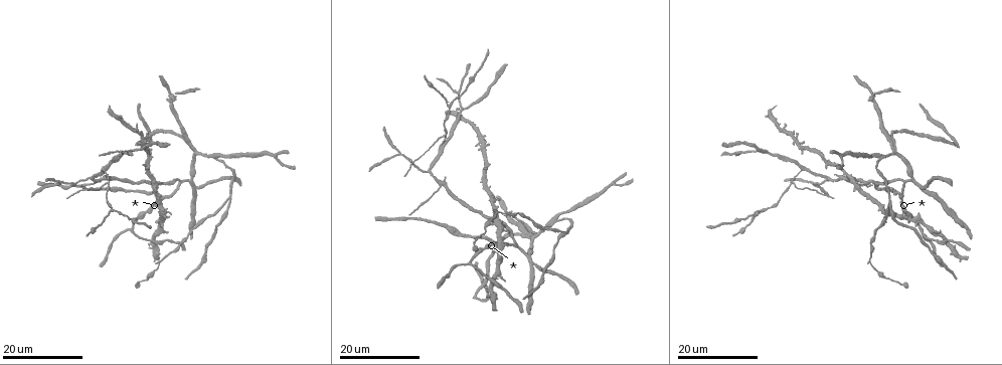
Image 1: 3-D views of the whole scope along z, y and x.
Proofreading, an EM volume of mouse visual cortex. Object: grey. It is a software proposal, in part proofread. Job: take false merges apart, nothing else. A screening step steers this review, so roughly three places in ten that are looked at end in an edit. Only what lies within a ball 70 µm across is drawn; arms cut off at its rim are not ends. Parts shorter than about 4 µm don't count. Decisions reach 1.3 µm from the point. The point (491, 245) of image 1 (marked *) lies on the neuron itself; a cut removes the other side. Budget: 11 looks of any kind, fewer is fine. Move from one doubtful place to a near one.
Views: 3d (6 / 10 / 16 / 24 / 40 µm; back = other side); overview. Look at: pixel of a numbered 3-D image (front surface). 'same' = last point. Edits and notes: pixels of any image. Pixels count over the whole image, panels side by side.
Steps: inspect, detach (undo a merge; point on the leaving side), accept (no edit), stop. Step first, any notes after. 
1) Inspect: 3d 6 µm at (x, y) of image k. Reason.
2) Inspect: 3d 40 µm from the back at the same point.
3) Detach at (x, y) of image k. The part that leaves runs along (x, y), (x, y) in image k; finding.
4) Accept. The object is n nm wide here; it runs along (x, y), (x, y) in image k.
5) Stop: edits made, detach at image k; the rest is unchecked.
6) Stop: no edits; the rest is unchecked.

Inspect: 3d 16 µm at (441, 188) of image 1.

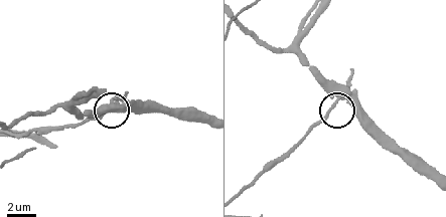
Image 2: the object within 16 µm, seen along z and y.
Inspect: 3d 10 µm at (336, 103) of image 2.

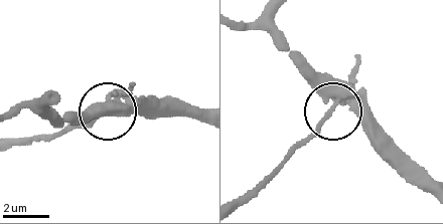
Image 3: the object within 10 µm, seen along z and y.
Detach at (314, 133) of image 3. The part that leaves runs along (333, 110), (266, 177), (238, 197) in image 3; a second neuron is stuck on.

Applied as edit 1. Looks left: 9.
Inspect: overview.

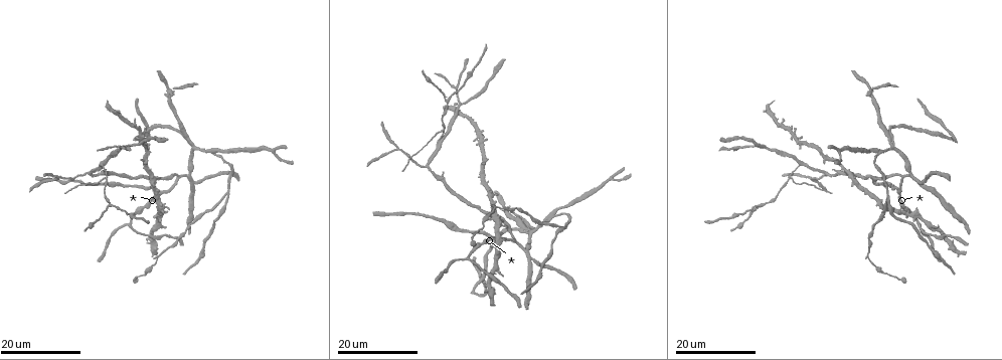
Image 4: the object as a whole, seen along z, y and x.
Inspect: 3d 24 µm at (103, 179) of image 4. A fork.

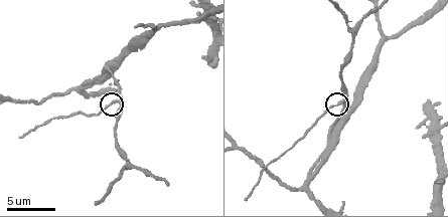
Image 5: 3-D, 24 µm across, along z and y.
Inspect: 3d 6 µm at (116, 100) of image 5.

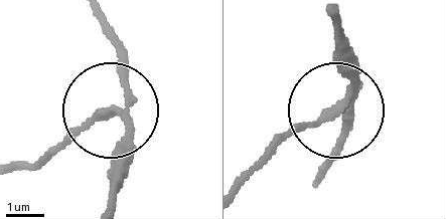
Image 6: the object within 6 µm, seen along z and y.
Detach at (79, 129) of image 6. 3 arms meet here; the part that leaves runs along (126, 122), (100, 115), (23, 169) in image 6; a second neuron is stuck on.

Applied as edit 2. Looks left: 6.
Inspect: overview. Redraw.

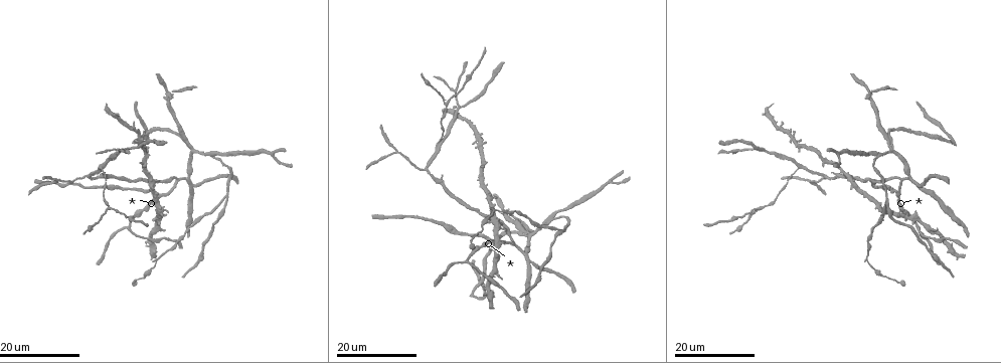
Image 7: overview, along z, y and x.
Inspect: 3d 16 µm at (103, 168) of image 7.

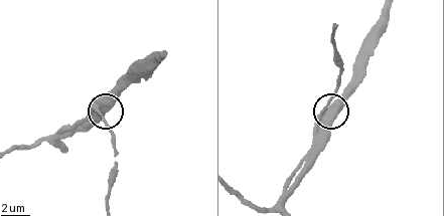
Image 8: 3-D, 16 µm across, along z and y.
Inspect: 3d 10 µm at (330, 112) of image 8.

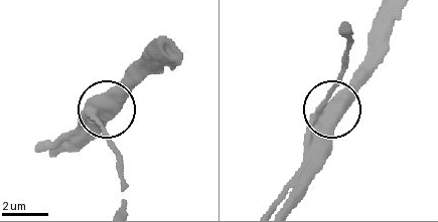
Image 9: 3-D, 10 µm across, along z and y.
Accept. 3 arms meet here; it runs along (44, 151), (106, 106), (139, 73) in image 9; continuous, no second neuron.

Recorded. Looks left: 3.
Inspect: 3d 10 µm at (161, 28) of image 5. Three arms meet.

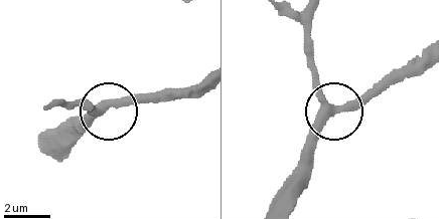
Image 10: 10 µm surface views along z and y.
Accept. 3 arms meet here; it runs along (271, 203), (330, 112), (307, 67) in image 10; one neuron here.

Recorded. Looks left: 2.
Inspect: 3d 10 µm at (355, 30) of image 5.

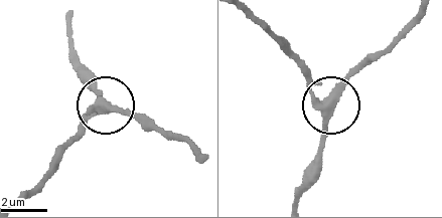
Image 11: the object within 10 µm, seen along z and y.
Inspect: 3d 10 µm from the back at (101, 106) of image 11. Other side.

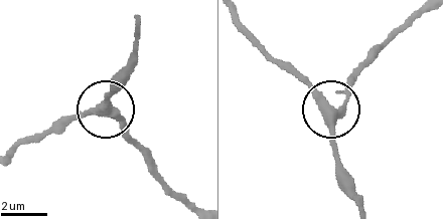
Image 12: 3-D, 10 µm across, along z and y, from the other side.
Accept. The object is 370 nm wide here; continuous, no second neuron.

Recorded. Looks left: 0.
Stop: edits made, detach at image 3, detach at image 6; the rest is unchecked.

